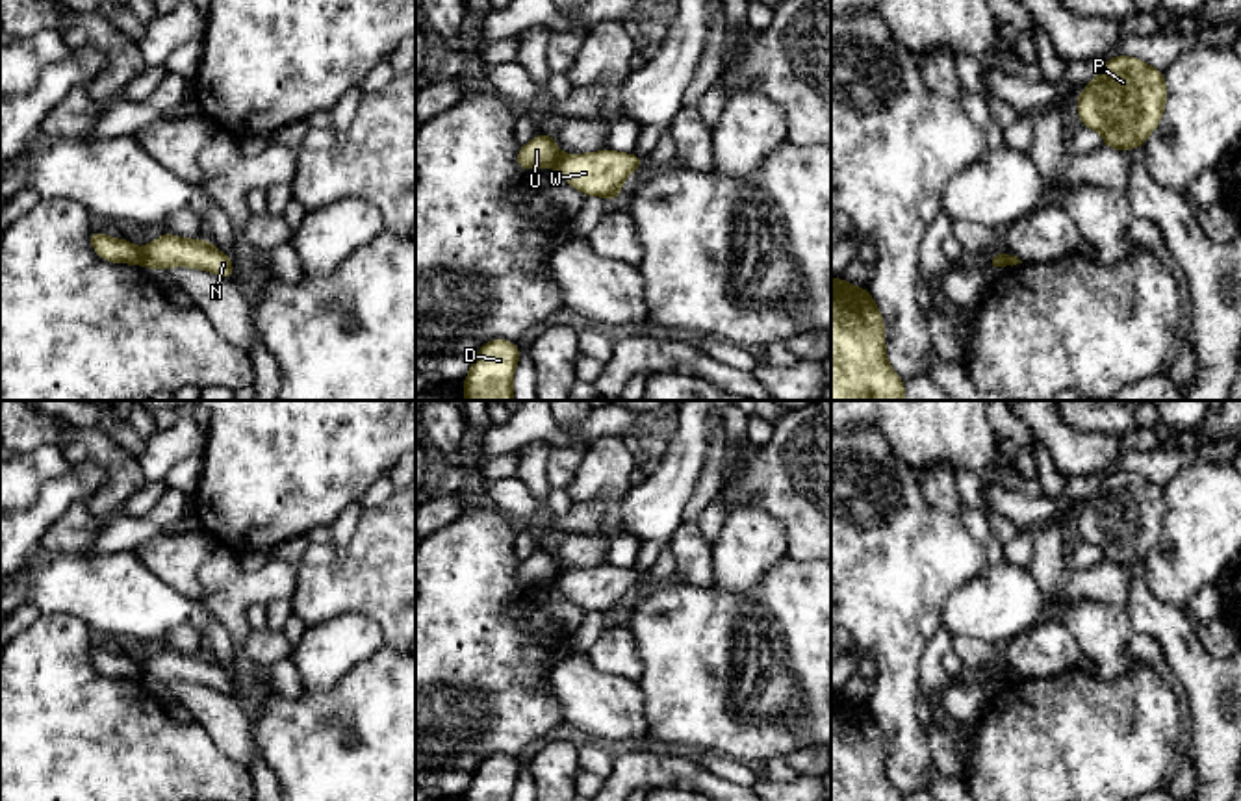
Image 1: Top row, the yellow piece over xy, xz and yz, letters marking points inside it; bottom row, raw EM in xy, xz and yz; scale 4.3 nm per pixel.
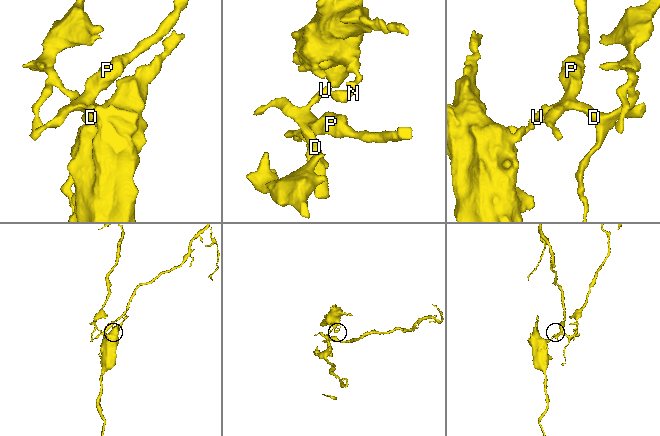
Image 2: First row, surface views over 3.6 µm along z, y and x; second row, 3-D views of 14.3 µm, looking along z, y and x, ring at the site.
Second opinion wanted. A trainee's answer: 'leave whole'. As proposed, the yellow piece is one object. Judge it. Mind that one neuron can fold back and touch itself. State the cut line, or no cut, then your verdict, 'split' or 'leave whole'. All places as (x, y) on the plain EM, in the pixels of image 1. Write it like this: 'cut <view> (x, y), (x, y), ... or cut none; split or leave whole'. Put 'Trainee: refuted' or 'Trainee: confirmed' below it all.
cut xy (141, 666), (138, 677); split
Trainee: refuted

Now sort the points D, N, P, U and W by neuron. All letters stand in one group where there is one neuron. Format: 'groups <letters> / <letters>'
groups D P U / N W

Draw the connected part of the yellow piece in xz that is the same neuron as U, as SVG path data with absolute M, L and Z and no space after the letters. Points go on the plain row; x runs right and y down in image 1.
M544 547L521 562L521 566L516 571L516 580L519 584L551 582L555 580L558 569L560 566L555 554L547 547Z

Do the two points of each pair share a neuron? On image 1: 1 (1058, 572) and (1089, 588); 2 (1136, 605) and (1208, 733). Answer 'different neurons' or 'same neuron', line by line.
1: same neuron
2: same neuron

